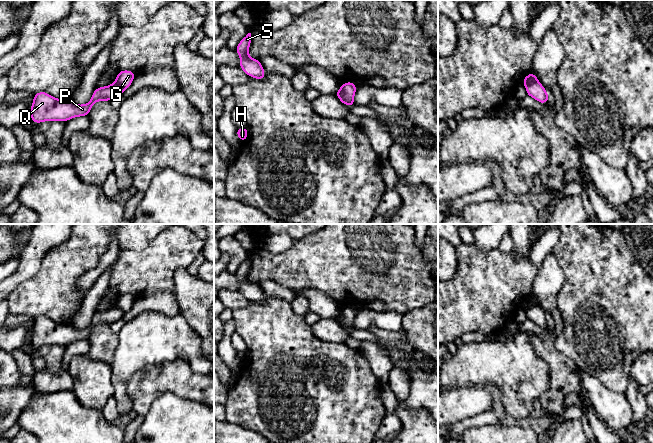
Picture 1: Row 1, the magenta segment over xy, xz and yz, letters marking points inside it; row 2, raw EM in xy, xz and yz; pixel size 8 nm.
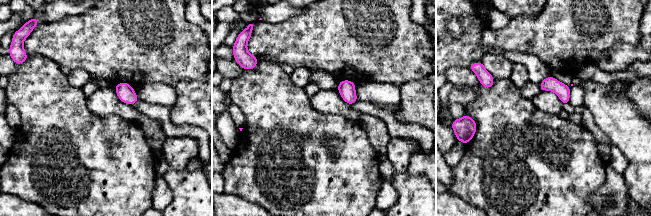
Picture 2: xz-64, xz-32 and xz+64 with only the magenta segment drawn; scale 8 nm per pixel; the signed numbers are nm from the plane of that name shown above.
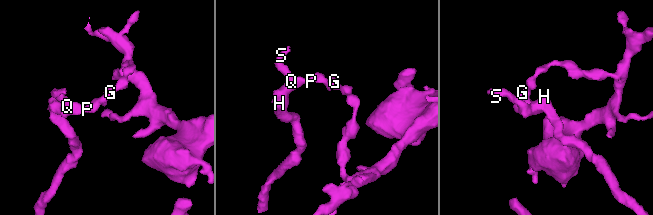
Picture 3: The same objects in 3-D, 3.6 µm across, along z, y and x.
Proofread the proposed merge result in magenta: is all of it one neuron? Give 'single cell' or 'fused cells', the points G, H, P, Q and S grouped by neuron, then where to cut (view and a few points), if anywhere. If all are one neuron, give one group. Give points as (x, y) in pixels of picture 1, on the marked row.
fused cells | G / H P Q S | xz (340, 88), (346, 103)

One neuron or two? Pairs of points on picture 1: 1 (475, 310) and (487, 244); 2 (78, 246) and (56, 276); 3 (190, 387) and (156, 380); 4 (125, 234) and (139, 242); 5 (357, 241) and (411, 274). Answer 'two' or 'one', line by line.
1: two
2: one
3: one
4: one
5: one

